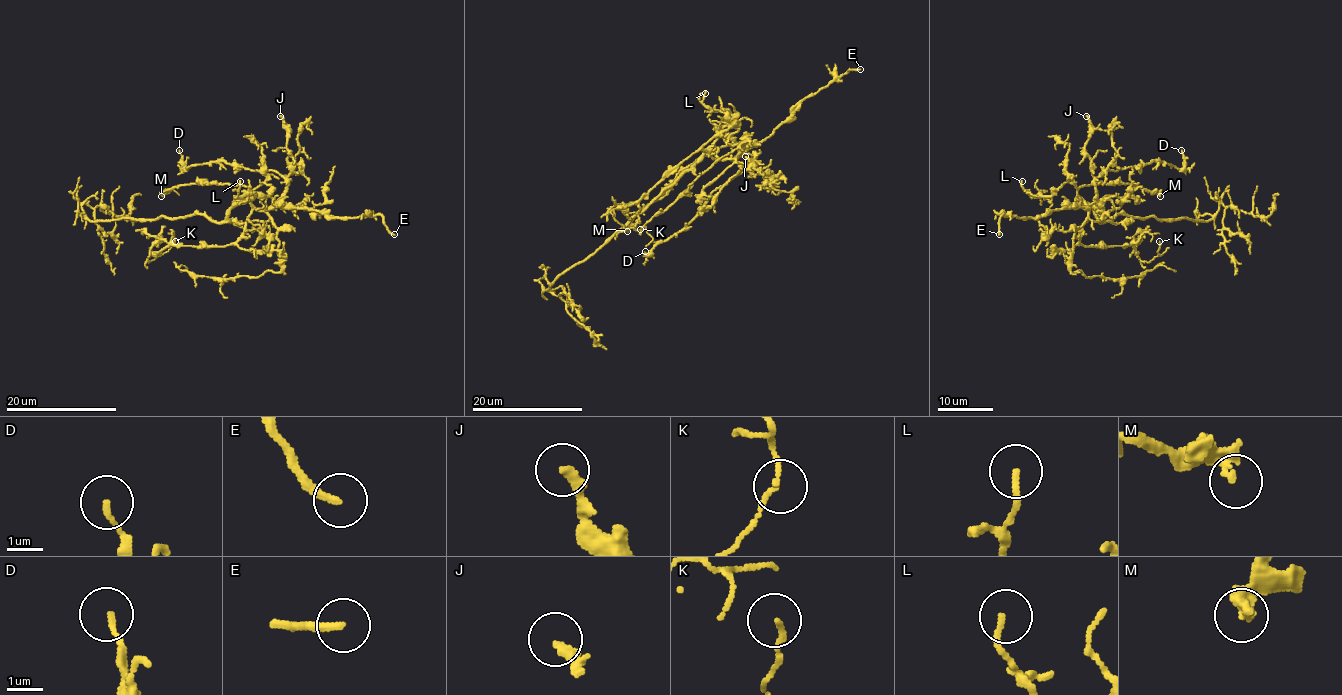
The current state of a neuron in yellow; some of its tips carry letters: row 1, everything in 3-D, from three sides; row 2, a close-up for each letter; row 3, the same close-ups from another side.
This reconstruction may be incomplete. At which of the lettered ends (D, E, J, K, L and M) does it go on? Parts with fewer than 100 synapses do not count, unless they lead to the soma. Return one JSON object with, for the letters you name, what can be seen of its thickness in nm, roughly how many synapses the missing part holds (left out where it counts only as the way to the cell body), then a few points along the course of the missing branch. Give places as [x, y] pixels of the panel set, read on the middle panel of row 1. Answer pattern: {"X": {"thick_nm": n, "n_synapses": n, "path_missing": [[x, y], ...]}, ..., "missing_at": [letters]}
{"E": {"thick_nm": 240}, "missing_at": ["E"]}

